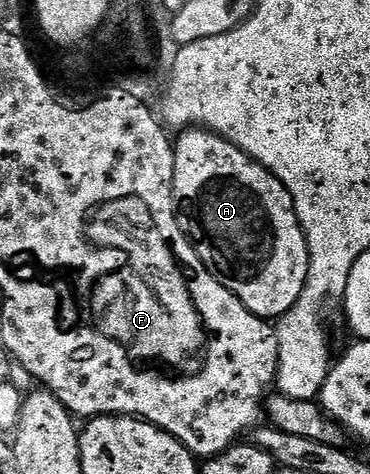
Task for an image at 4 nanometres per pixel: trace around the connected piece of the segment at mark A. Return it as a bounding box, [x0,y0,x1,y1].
[174,128,310,320]

